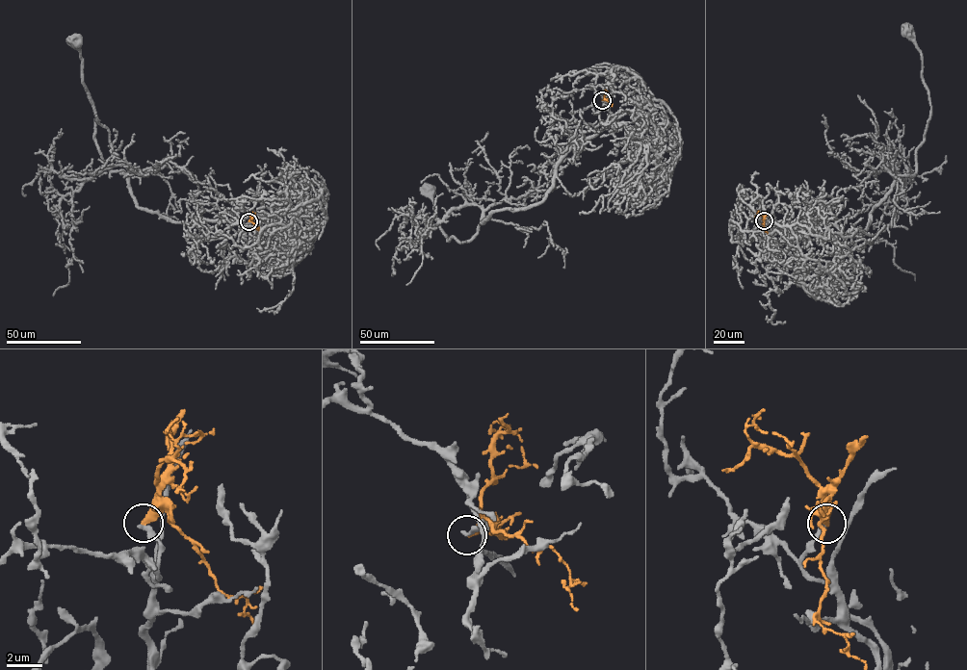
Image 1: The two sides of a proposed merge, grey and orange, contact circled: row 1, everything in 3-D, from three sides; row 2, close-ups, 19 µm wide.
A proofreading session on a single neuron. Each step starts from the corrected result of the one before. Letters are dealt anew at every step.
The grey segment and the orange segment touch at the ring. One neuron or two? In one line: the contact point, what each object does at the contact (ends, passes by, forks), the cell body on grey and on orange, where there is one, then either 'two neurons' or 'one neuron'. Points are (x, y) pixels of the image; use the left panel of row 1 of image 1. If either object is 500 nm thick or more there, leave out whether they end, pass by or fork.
(248, 221) | grey ends | orange ends | grey (74, 41) | orange none | two neurons

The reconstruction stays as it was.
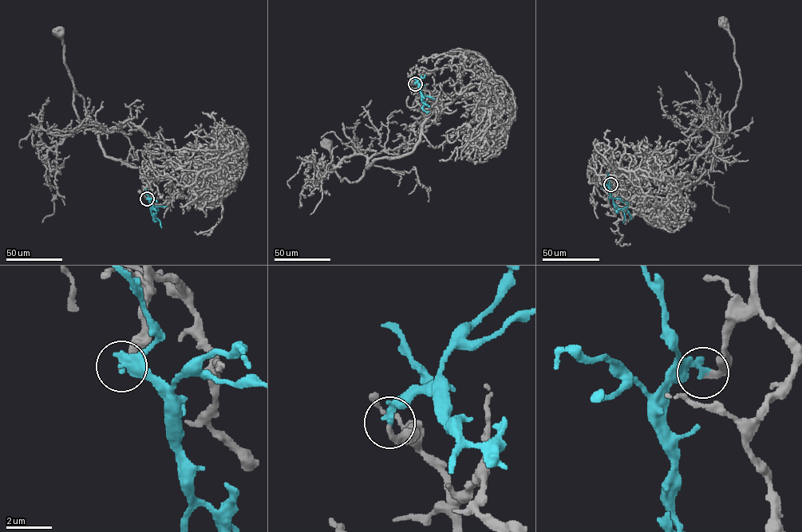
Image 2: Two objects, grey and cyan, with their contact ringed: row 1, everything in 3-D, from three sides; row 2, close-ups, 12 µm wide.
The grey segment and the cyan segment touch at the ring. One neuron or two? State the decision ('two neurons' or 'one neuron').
one neuron

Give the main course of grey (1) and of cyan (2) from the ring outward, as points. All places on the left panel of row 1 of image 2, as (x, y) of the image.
1: (147, 199), (151, 180), (175, 168), (106, 156), (73, 104), (59, 32)
2: (147, 199), (153, 217), (155, 214), (154, 218), (160, 222)

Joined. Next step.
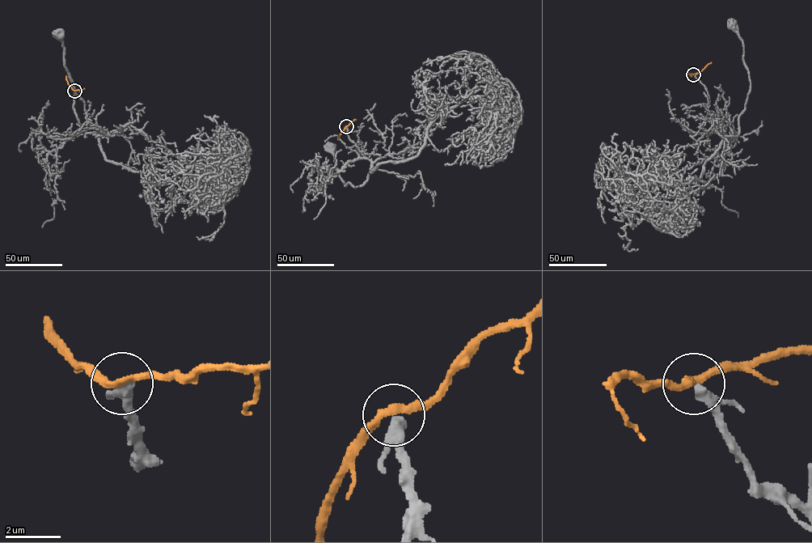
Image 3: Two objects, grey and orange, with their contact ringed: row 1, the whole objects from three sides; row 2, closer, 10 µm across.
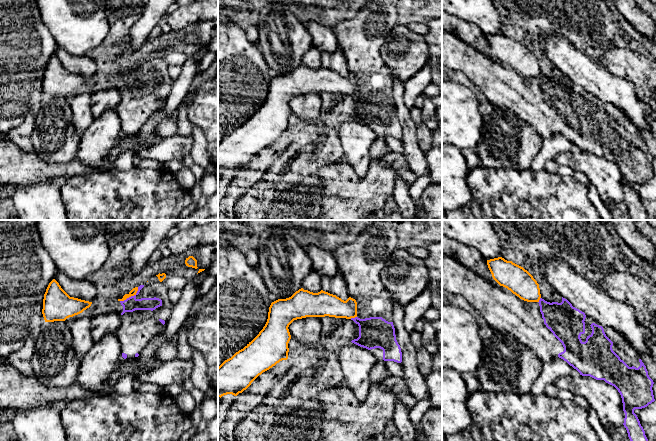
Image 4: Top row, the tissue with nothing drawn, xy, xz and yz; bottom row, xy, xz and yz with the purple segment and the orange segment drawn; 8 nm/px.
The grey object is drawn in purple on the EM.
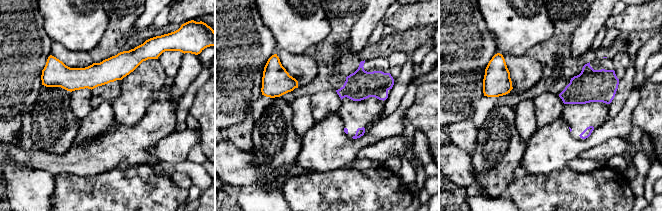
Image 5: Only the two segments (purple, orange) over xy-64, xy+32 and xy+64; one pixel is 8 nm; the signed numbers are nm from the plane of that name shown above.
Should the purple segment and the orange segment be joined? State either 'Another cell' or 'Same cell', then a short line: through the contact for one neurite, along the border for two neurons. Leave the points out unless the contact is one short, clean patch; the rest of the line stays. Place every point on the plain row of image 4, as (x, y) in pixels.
Another cell. Line: xy (138, 63), (138, 66), (133, 71), (120, 77)

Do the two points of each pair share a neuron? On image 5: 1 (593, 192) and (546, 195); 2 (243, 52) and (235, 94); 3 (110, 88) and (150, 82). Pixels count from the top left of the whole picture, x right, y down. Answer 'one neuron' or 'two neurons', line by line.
1: one neuron
2: one neuron
3: two neurons

